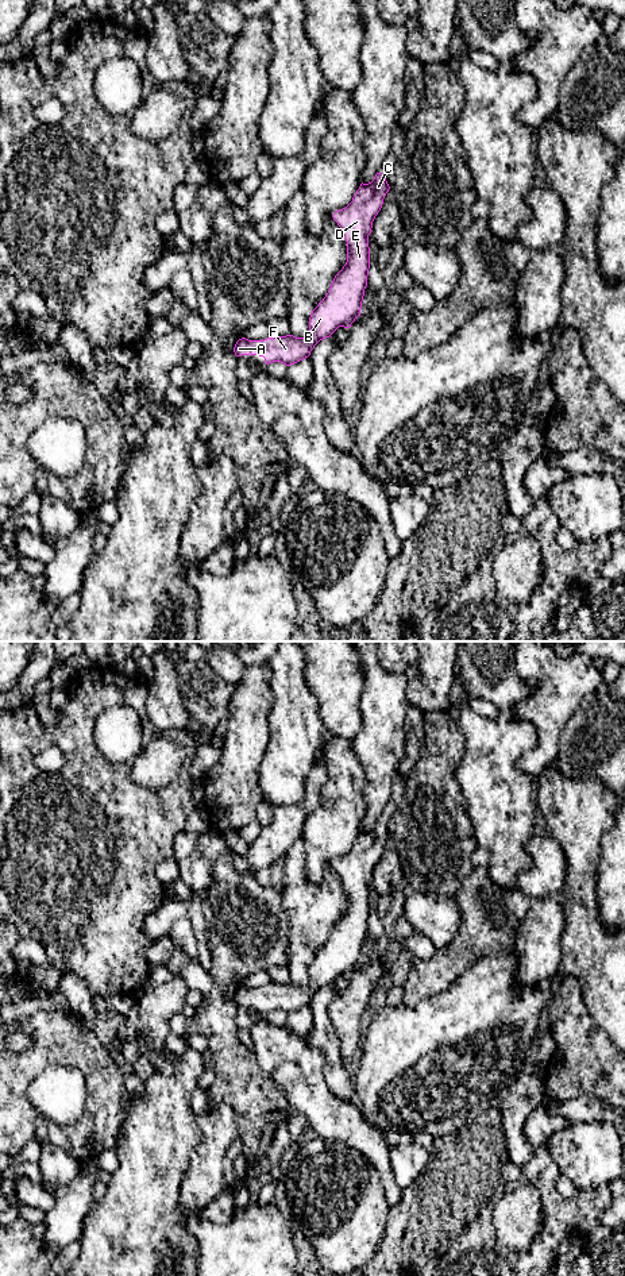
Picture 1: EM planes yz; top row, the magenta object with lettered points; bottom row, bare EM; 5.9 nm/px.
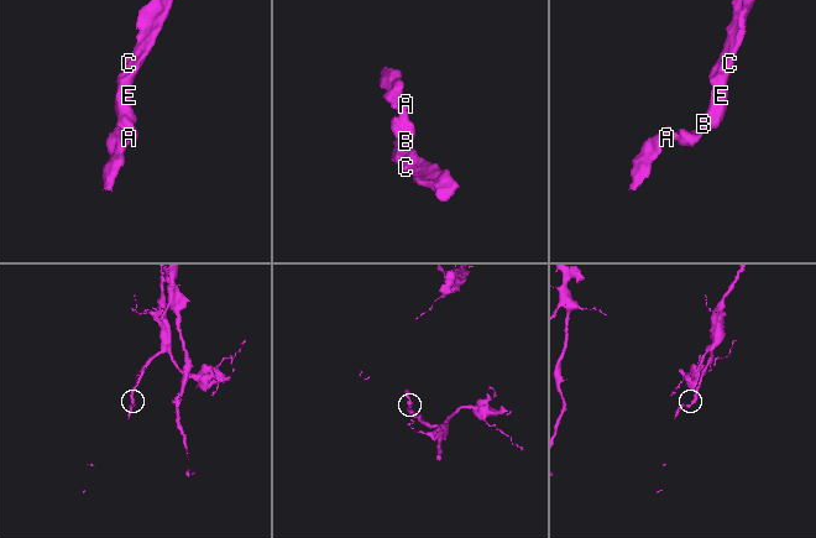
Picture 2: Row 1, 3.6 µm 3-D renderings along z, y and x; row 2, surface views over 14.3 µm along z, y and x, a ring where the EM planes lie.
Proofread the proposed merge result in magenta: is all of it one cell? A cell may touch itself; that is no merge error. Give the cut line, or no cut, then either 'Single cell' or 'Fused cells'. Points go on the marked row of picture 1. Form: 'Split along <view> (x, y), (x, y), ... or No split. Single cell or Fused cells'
No split. Single cell

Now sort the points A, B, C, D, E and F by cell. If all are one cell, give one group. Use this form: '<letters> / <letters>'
A B C D E F

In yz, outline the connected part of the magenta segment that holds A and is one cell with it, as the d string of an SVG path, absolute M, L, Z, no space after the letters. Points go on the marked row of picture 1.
M377 173L371 182L360 184L352 201L346 208L332 215L347 242L347 262L335 275L325 297L312 311L309 335L306 338L274 336L265 340L242 338L234 347L236 356L259 355L265 358L266 365L281 362L290 366L308 358L315 346L329 338L339 327L351 327L355 319L360 316L367 286L369 235L389 189L386 176Z

